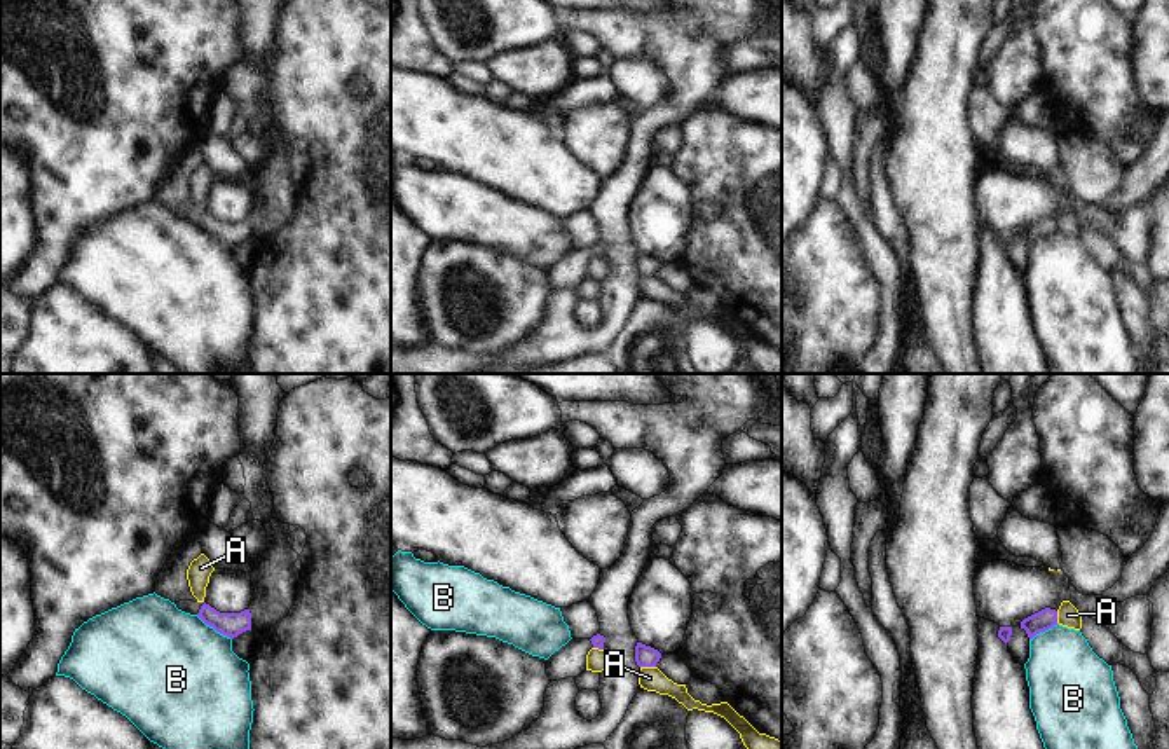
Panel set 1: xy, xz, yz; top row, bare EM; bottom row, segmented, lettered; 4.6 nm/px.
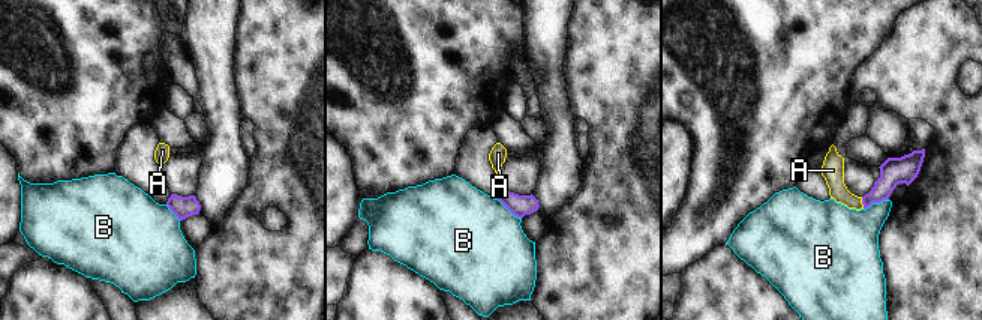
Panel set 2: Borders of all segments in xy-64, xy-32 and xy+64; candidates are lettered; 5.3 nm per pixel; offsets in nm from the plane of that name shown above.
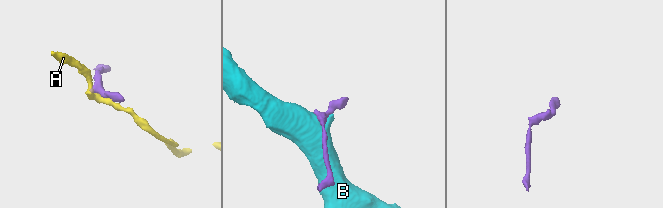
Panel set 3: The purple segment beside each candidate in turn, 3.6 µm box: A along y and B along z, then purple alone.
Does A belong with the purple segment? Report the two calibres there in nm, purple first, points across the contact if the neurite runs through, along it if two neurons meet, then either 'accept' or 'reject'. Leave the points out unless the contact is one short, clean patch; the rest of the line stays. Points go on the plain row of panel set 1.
calibres 100 and 110 nm; border xz (641, 274), (655, 276); reject

